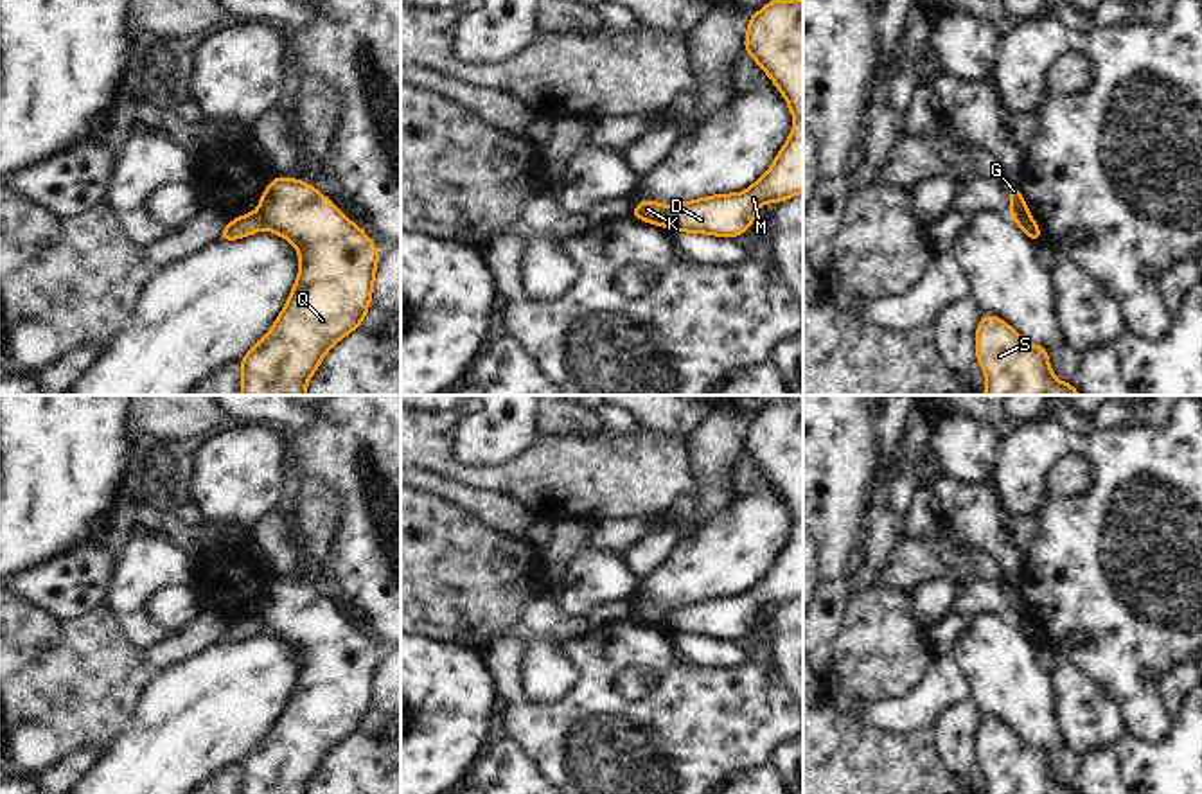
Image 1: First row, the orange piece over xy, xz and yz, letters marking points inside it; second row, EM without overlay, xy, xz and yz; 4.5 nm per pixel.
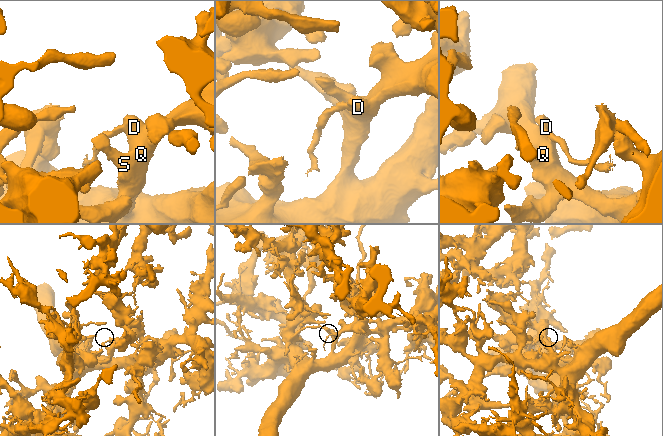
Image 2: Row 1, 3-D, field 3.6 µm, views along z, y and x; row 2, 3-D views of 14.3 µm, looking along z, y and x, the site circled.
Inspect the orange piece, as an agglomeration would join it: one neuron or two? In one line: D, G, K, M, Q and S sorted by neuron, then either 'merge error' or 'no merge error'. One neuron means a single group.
groups D G M Q S / K; merge error

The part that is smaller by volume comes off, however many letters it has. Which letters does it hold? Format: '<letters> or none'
K

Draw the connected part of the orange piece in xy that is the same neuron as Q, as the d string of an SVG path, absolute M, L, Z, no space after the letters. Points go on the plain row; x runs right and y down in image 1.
M275 578L259 614L262 631L298 650L300 672L270 735L239 763L241 794L305 794L322 760L370 711L377 650L331 602L295 580Z

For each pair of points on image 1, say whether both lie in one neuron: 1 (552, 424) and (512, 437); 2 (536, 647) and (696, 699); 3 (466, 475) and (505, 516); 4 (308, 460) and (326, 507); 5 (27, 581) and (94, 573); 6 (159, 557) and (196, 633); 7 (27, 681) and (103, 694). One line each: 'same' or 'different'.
1: different
2: different
3: different
4: different
5: same
6: different
7: same

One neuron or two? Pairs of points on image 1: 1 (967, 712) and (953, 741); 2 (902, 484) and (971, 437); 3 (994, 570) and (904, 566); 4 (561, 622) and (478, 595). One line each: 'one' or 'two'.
1: one
2: two
3: one
4: two

